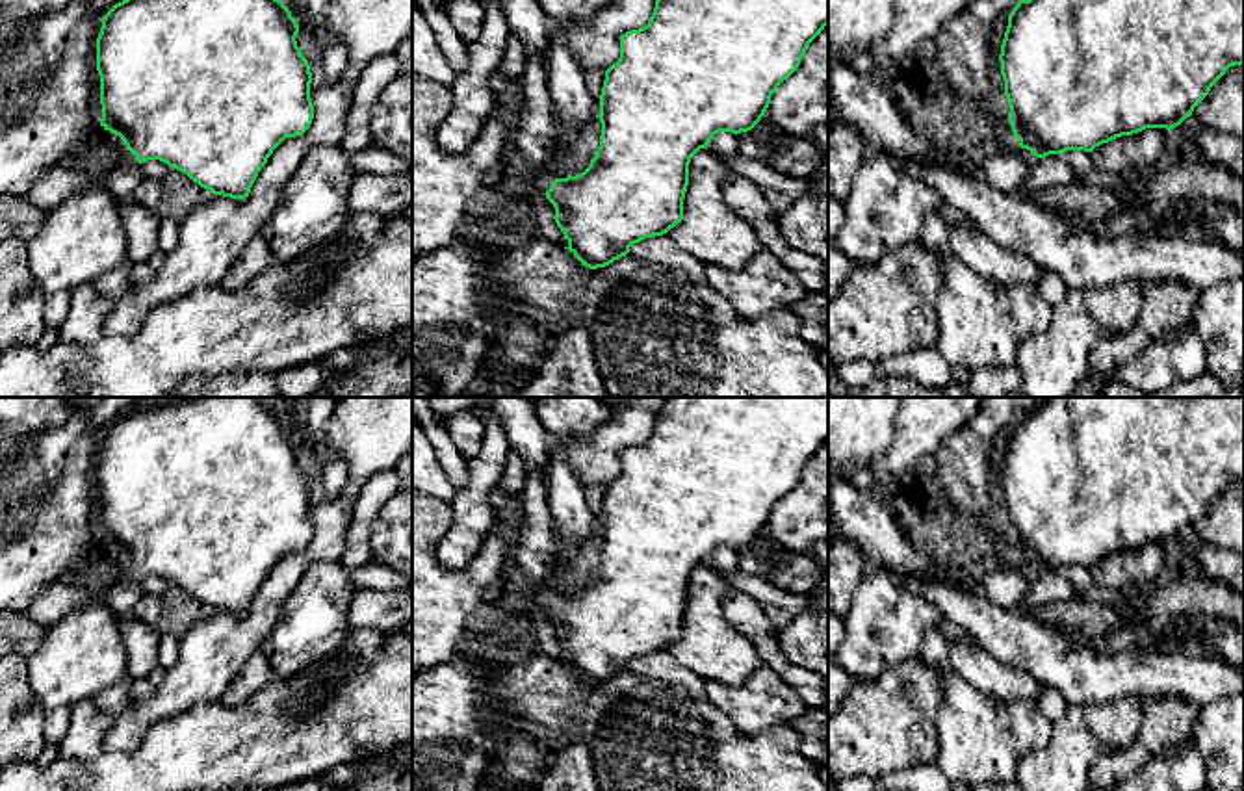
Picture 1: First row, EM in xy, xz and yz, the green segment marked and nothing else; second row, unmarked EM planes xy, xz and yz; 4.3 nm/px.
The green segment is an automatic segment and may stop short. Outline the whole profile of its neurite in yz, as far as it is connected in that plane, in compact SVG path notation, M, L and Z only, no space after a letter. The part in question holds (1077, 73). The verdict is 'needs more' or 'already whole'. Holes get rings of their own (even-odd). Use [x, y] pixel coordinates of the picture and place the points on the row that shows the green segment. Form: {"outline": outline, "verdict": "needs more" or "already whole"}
{"outline": "M1019 0L1008 15L999 61L1010 108L1008 123L1019 139L1021 158L1032 169L1038 158L1049 154L1066 150L1092 152L1103 143L1146 128L1172 130L1179 126L1229 67L1244 65L1244 0Z", "verdict": "needs more"}

